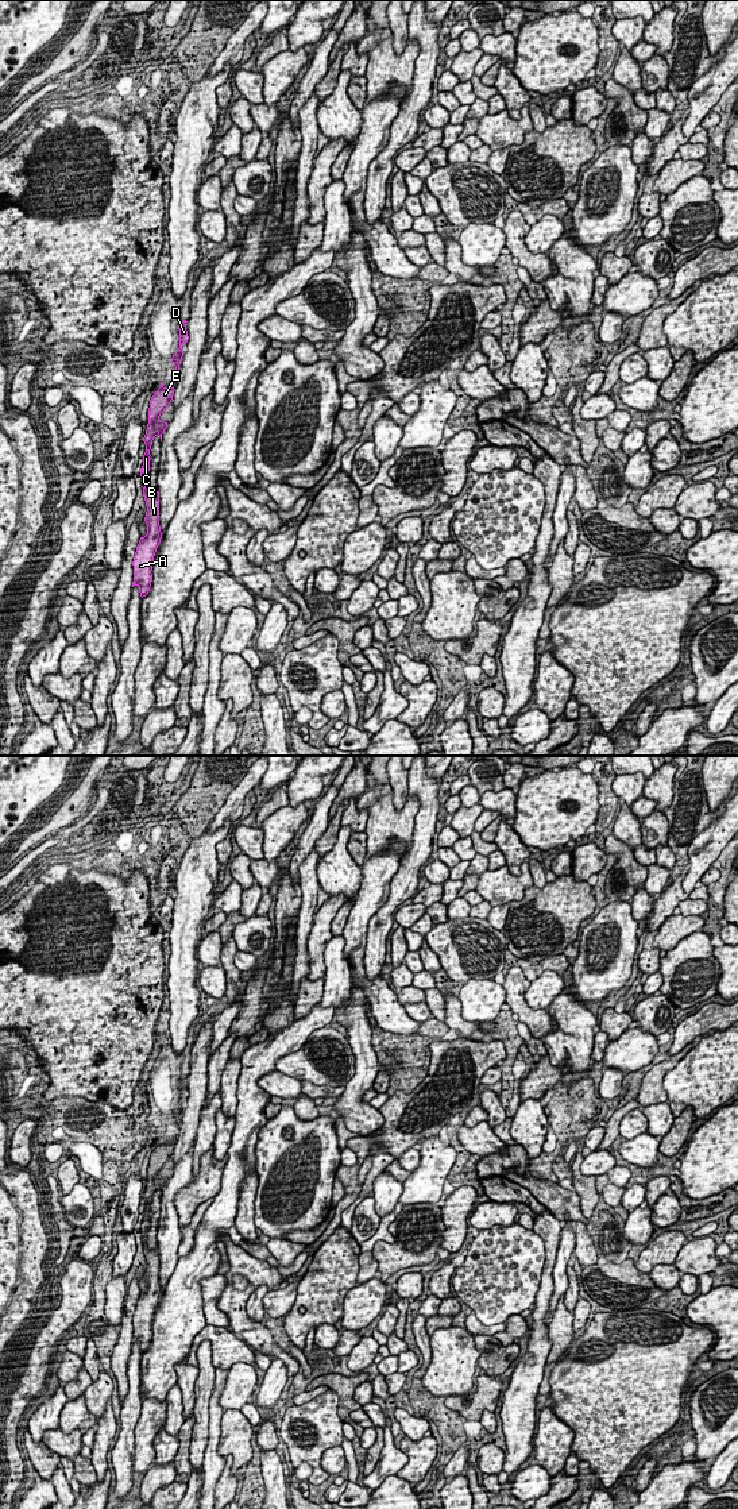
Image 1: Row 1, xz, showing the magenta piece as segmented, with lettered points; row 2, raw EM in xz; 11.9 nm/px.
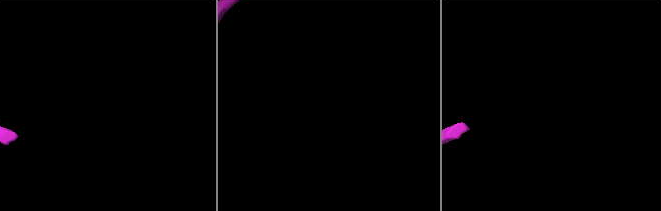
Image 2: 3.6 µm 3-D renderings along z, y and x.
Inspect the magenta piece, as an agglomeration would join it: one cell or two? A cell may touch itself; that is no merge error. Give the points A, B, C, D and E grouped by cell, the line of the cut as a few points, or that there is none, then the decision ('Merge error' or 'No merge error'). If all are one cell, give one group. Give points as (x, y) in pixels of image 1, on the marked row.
Groups: A B C D E. No split. No merge error

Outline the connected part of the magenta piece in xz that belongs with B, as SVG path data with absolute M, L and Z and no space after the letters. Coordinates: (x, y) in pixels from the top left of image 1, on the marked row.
M161 382L161 387L154 393L150 400L148 408L148 424L146 429L146 435L143 441L146 444L146 452L143 455L143 466L140 468L142 476L142 487L143 487L143 497L146 501L147 512L144 521L147 524L147 534L140 537L139 544L136 547L136 552L134 556L134 582L132 587L138 586L140 597L146 597L150 591L151 582L152 582L152 563L157 548L162 539L162 532L159 526L159 491L150 493L146 489L146 476L150 471L150 449L152 445L152 440L155 436L161 436L165 432L167 422L161 421L159 416L165 412L165 409L170 405L174 387L165 387Z

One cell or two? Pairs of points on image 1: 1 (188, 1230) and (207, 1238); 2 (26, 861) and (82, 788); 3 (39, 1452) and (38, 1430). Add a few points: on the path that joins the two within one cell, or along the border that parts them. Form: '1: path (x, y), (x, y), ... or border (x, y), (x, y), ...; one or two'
1: border (209, 1204), (196, 1230), (194, 1246), (178, 1257); two
2: border (81, 817), (54, 834); two
3: border (27, 1425), (31, 1438), (39, 1443); two

